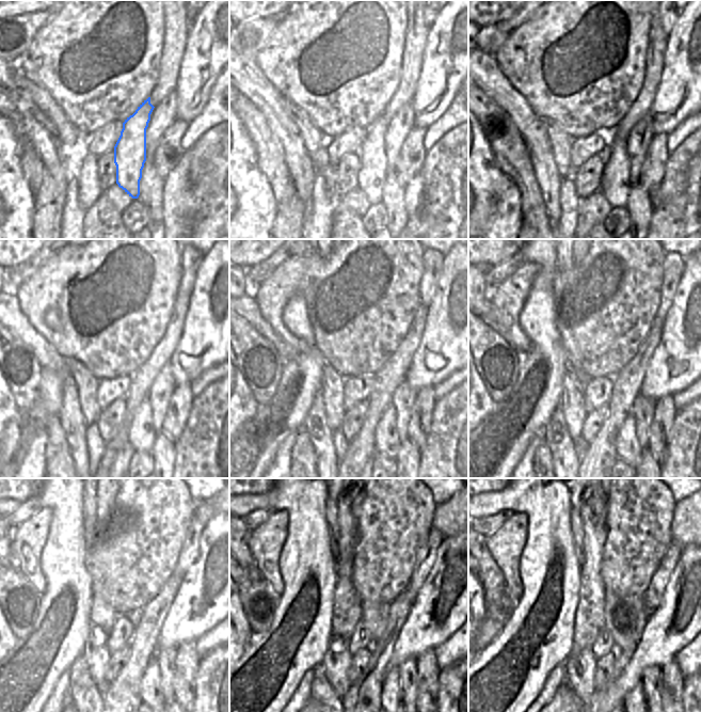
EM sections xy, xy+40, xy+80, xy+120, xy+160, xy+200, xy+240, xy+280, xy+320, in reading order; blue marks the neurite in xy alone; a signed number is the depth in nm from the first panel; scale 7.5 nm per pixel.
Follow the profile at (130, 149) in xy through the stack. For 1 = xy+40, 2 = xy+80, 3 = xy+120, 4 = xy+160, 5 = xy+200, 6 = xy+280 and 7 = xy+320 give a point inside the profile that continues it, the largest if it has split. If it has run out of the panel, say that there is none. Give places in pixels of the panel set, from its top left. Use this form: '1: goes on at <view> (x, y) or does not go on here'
1: goes on at xy+40 (371, 176)
2: goes on at xy+80 (615, 184)
3: goes on at xy+120 (142, 432)
4: goes on at xy+160 (386, 441)
5: goes on at xy+200 (627, 447)
6: goes on at xy+280 (391, 691)
7: goes on at xy+320 (636, 695)

